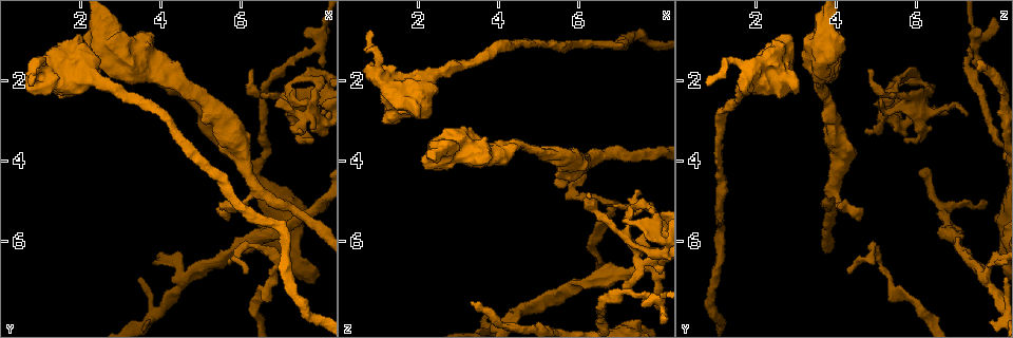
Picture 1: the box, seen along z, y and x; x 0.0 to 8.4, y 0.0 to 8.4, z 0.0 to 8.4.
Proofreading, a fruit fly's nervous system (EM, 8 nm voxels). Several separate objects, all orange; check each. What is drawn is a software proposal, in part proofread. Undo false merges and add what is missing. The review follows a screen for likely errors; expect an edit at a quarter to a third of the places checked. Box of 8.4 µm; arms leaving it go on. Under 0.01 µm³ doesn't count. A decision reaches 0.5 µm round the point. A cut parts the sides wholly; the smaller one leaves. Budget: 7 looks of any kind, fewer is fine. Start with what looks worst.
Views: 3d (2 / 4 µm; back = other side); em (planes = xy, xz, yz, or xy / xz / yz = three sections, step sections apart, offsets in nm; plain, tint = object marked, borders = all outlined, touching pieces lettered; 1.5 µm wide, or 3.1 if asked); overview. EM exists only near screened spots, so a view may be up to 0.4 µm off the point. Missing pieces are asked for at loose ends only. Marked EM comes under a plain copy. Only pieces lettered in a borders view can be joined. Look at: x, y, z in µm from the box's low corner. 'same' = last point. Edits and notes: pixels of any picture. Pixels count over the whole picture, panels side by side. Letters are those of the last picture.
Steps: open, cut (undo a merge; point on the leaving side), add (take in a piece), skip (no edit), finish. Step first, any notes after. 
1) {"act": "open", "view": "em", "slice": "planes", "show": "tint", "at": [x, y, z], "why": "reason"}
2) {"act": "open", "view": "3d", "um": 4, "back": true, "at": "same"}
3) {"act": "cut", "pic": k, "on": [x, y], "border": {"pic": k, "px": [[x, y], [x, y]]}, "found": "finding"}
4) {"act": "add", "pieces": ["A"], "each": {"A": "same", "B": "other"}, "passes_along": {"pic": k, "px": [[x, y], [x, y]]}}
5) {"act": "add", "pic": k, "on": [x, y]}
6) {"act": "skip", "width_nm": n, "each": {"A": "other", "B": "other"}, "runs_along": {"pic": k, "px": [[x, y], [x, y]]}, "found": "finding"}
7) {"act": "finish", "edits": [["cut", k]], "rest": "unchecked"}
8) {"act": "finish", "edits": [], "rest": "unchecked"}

{"act": "open", "view": "em", "slice": "xz", "step": 8, "show": "tint", "at": [3.35, 1.75, 7.50], "why": "free end"}

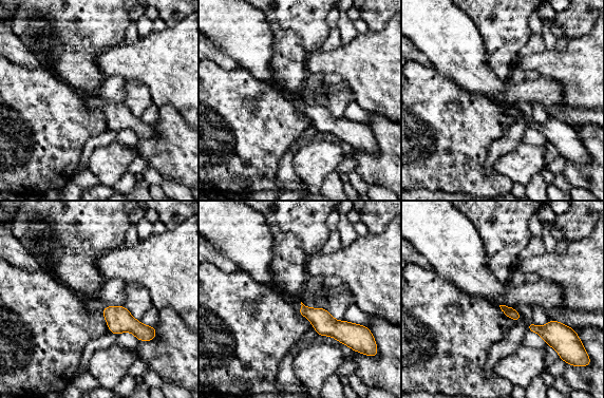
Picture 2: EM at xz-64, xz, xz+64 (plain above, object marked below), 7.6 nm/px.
{"act": "open", "view": "em", "slice": "yz", "step": 8, "show": "borders", "at": "same"}

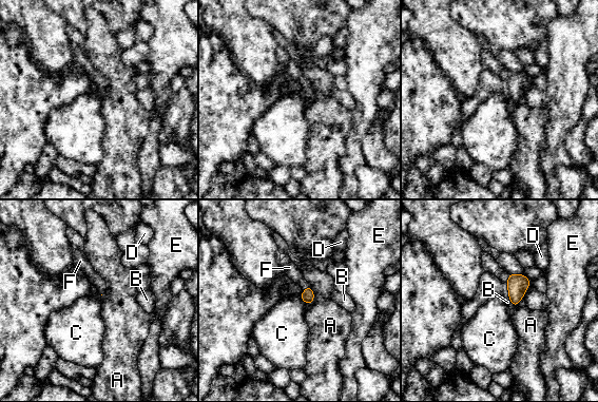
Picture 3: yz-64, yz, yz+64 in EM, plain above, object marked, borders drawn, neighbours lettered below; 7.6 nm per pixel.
{"act": "add", "pieces": ["F"], "longest_contact_nm": ["A", 220], "each": {"A": "other", "B": "other", "C": "other", "D": "other", "E": "other", "F": "same"}, "passes_along": {"pic": 3, "px": [[517, 284], [508, 278], [500, 273]]}, "found": "it goes on there"}

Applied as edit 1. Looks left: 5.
{"act": "open", "view": "overview"}

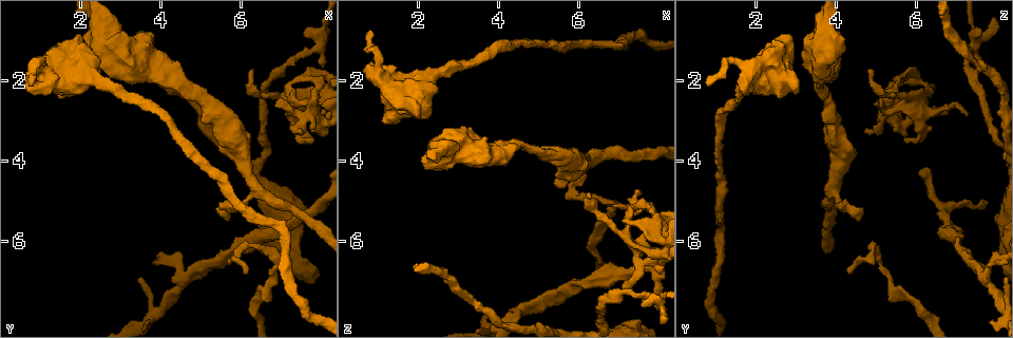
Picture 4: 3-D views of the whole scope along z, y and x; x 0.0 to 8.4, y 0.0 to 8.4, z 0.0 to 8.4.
{"act": "open", "view": "3d", "um": 2, "at": [1.00, 1.55, 1.40], "why": "abrupt turn"}

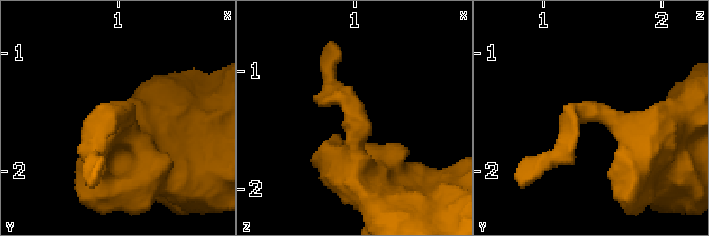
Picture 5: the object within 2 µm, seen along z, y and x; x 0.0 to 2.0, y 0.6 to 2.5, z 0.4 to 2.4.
{"act": "open", "view": "em", "slice": "yz", "step": 4, "show": "borders", "at": [1.04, 1.50, 1.48], "why": "shape alone is not enough"}

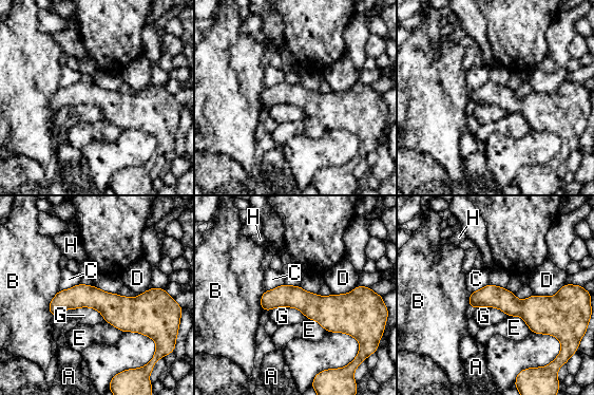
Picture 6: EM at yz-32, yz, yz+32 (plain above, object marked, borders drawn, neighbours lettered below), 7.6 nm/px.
{"act": "skip", "width_nm": 170, "each": {"A": "other", "B": "other", "C": "other", "D": "other", "E": "other", "G": "other", "H": "other"}, "runs_along": {"pic": 6, "px": [[156, 294], [52, 309]]}, "found": "one neuron here"}

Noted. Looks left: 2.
{"act": "open", "view": "em", "slice": "xy", "step": 4, "show": "borders", "at": [7.40, 2.75, 5.25], "why": "touches itself"}

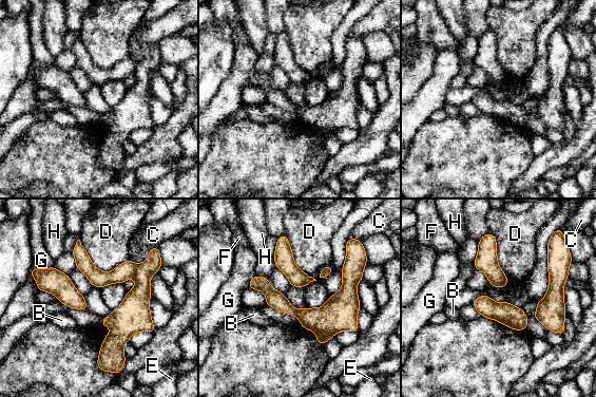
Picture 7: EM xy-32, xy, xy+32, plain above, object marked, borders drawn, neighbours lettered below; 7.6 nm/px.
{"act": "skip", "each": {"B": "other", "C": "other", "D": "other", "E": "other", "F": "other", "G": "other", "H": "other"}, "border": {"pic": 7, "px": [[277, 237], [307, 275], [331, 264]]}, "found": "one neuron here"}

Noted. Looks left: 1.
{"act": "finish", "edits": [["add", 3]], "rest": "unchecked"}

